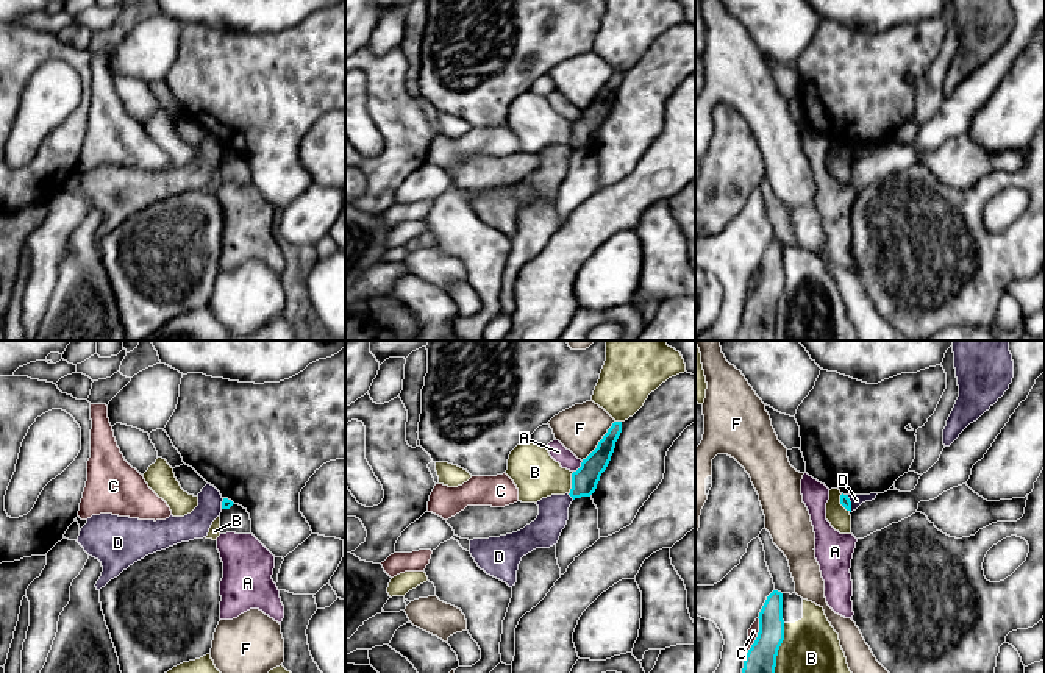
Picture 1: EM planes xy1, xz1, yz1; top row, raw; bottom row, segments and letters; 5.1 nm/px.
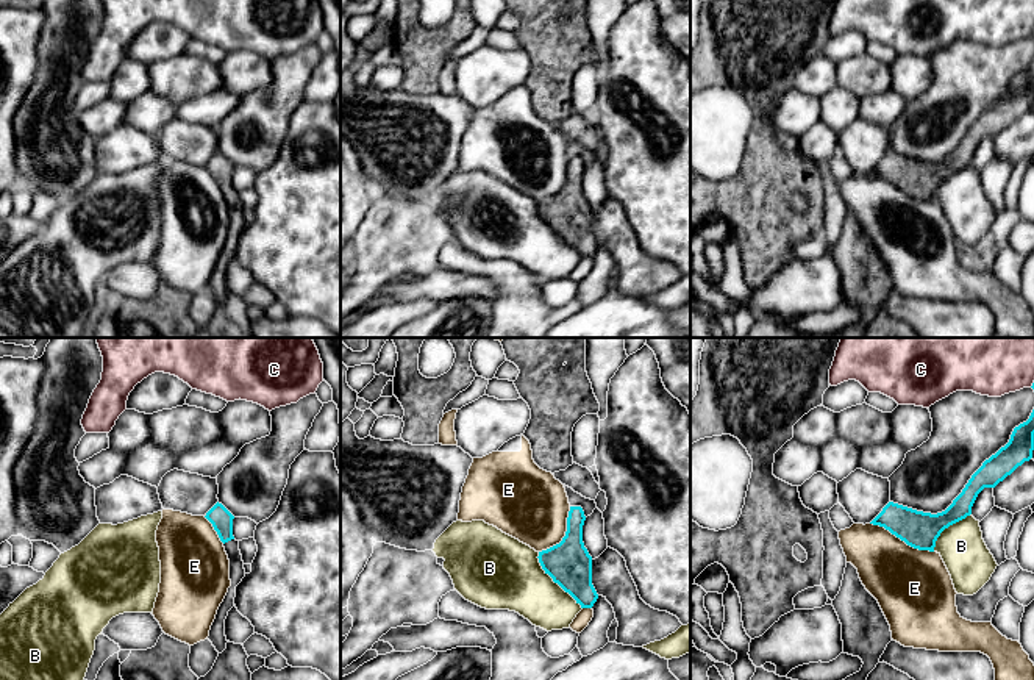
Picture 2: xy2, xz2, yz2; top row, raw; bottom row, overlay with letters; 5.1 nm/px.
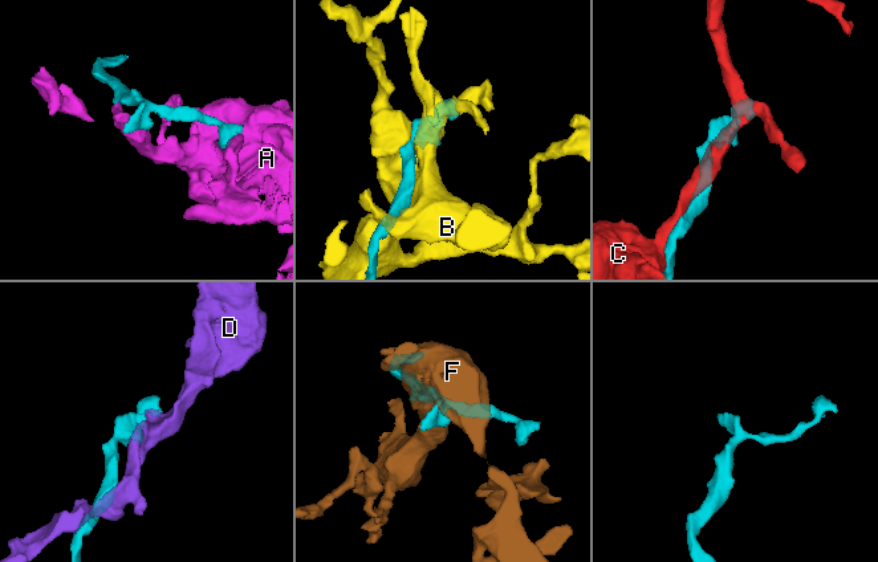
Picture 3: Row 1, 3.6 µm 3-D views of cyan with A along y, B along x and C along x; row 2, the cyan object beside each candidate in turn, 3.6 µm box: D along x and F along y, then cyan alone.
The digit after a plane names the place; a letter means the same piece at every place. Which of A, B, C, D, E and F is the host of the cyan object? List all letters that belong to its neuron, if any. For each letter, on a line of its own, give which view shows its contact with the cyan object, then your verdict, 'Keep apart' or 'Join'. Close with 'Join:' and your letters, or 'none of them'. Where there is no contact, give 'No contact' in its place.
A: Touches cyan in xz1. Keep apart
B: Touches cyan in xz2. Keep apart
C: Touches cyan in yz1. Keep apart
D: Touches cyan in xz1. Keep apart
E: Touches cyan in yz2. Keep apart
F: Touches cyan in xz1. Keep apart
Join: none of them

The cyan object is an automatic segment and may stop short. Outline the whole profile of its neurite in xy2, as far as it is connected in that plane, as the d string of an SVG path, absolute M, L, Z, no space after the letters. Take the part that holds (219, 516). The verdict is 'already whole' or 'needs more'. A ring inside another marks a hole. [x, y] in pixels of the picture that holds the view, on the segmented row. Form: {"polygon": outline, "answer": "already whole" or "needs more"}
{"polygon": "M216 503L205 516L217 531L220 541L223 542L225 552L230 560L230 580L231 586L228 588L228 592L220 603L216 619L211 625L208 639L212 642L216 650L222 653L226 649L226 636L225 636L225 619L228 616L228 611L236 607L234 597L236 597L236 586L242 582L245 577L244 561L239 550L239 541L233 536L233 519L234 516L222 505Z", "answer": "needs more"}

